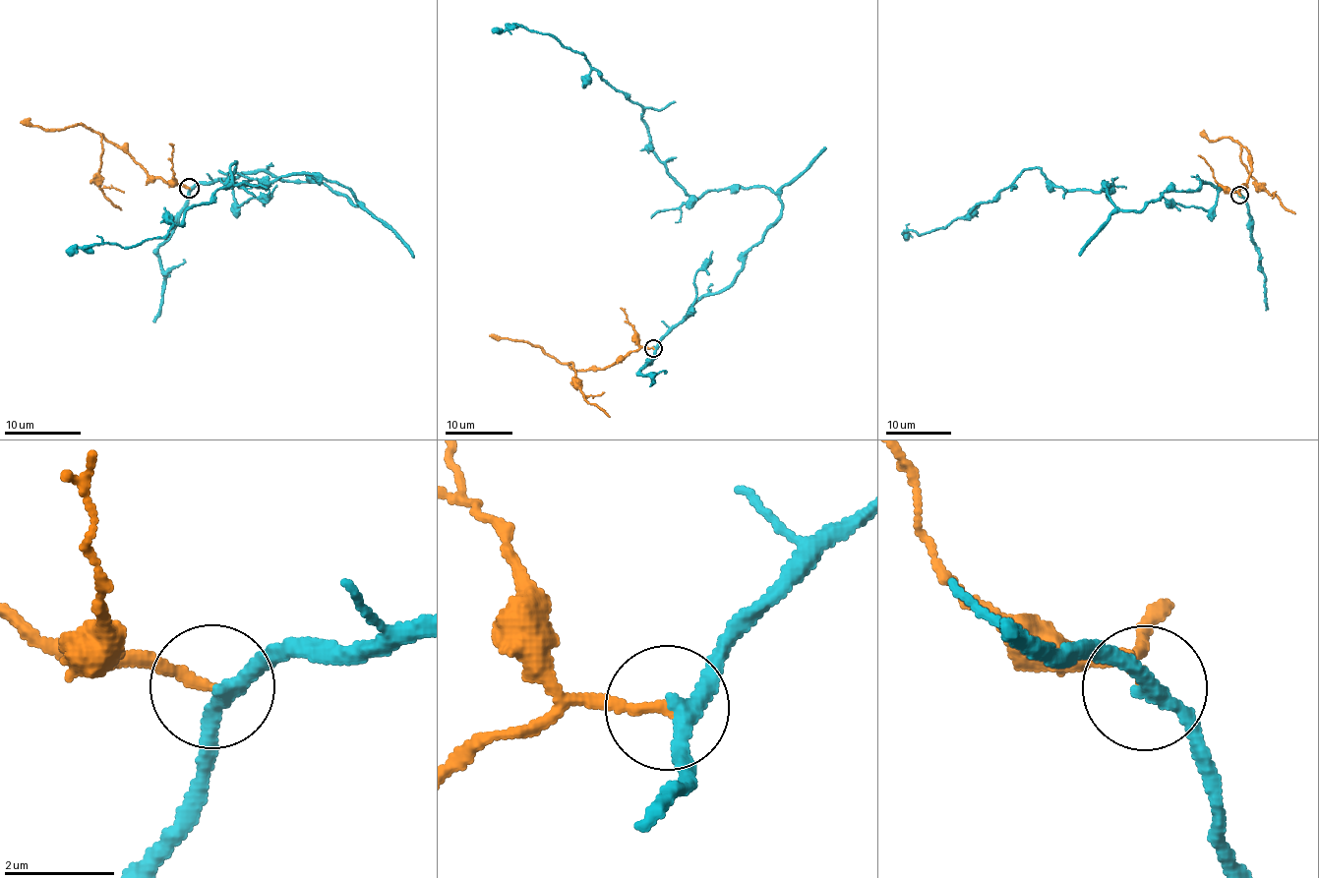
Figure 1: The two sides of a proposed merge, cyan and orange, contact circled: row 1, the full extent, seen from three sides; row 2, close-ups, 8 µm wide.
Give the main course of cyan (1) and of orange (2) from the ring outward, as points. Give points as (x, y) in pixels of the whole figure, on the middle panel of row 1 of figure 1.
1: (653, 347), (728, 286), (782, 200), (691, 198), (644, 110), (580, 53), (493, 33)
2: (653, 347), (639, 347), (604, 369), (575, 371), (569, 365), (572, 362), (584, 398), (609, 416)

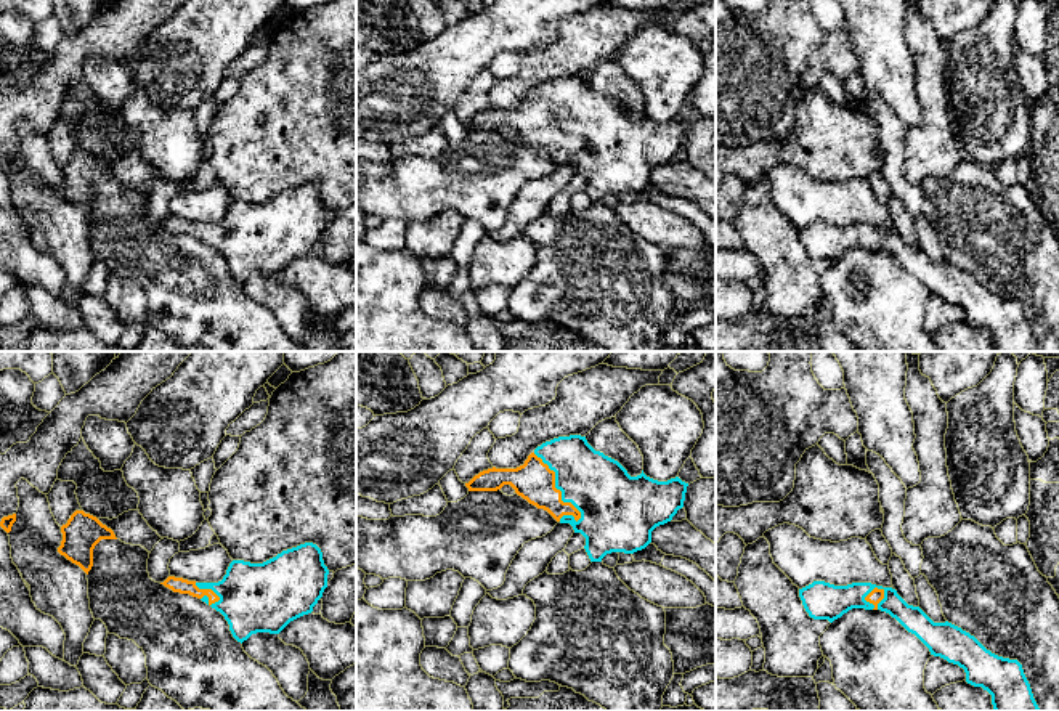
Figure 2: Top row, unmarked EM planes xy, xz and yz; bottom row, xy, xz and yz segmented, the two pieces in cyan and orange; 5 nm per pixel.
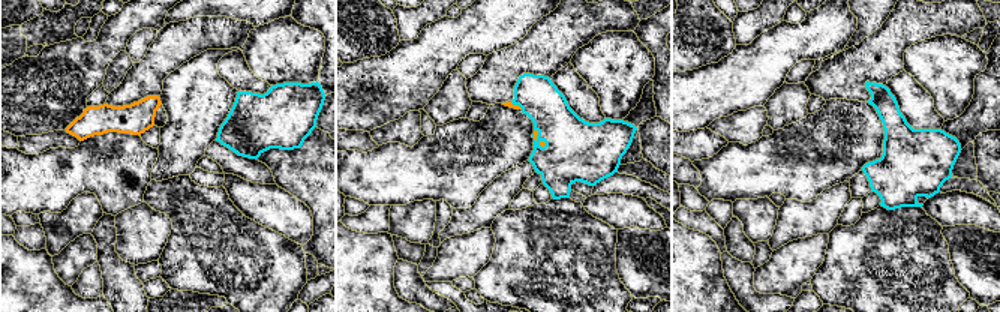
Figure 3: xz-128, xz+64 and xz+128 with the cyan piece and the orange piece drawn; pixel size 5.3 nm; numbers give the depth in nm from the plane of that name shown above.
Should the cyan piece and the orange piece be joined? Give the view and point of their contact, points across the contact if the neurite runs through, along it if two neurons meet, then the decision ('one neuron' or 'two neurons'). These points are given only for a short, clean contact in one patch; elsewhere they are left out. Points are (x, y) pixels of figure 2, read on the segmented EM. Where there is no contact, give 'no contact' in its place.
xz (559, 488) | across xz (600, 488), (559, 488), (551, 482), (535, 482) | one neuron

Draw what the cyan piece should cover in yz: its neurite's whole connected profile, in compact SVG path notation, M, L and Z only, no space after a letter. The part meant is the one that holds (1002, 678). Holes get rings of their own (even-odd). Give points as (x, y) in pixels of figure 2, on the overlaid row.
M814 581L799 589L799 597L810 618L833 623L852 608L881 610L895 618L908 632L915 634L934 656L958 664L966 672L966 682L982 687L992 695L995 711L1040 711L1030 684L1017 660L998 656L987 650L974 636L945 621L934 623L919 607L908 605L895 589L871 583L852 583L834 586L825 581Z

